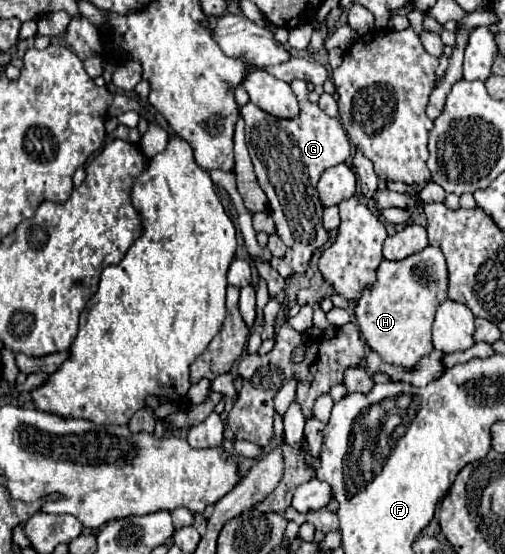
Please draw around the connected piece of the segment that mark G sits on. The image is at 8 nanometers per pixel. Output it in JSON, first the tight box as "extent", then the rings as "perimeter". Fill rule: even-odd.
{"extent":[241,80,351,278],"perimeter":[[[293,80],[291,88],[301,106],[299,118],[295,120],[271,118],[257,106],[241,106],[245,120],[245,142],[255,176],[261,190],[267,194],[269,214],[275,220],[277,234],[287,246],[285,258],[271,258],[271,266],[283,278],[305,272],[313,252],[327,242],[327,230],[321,222],[323,206],[315,186],[323,170],[345,162],[351,154],[351,142],[345,128],[341,126],[341,120],[327,116],[317,104],[307,100],[307,82]]]}

